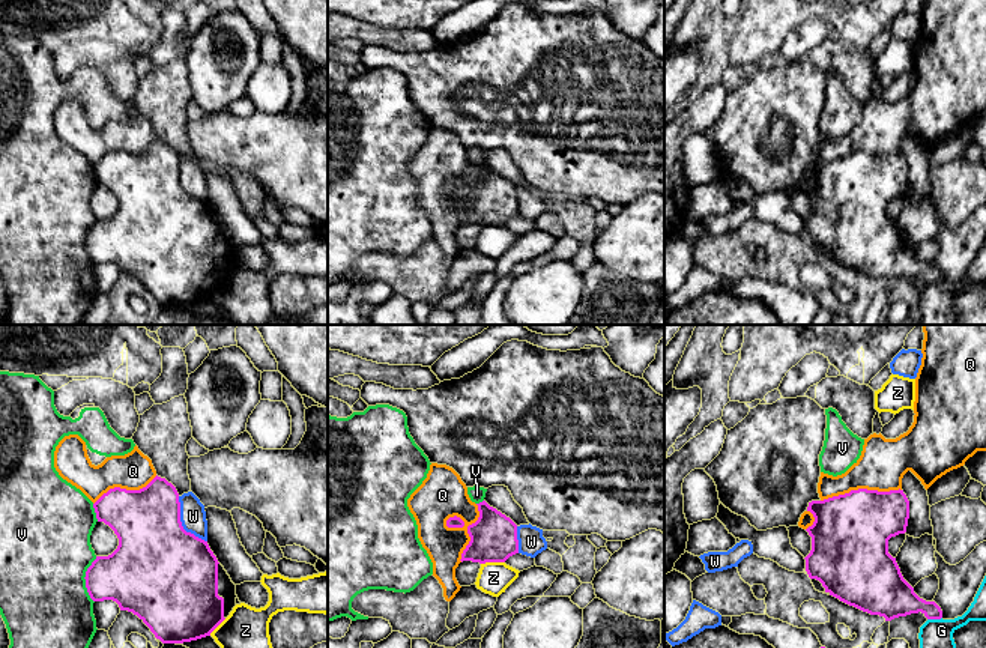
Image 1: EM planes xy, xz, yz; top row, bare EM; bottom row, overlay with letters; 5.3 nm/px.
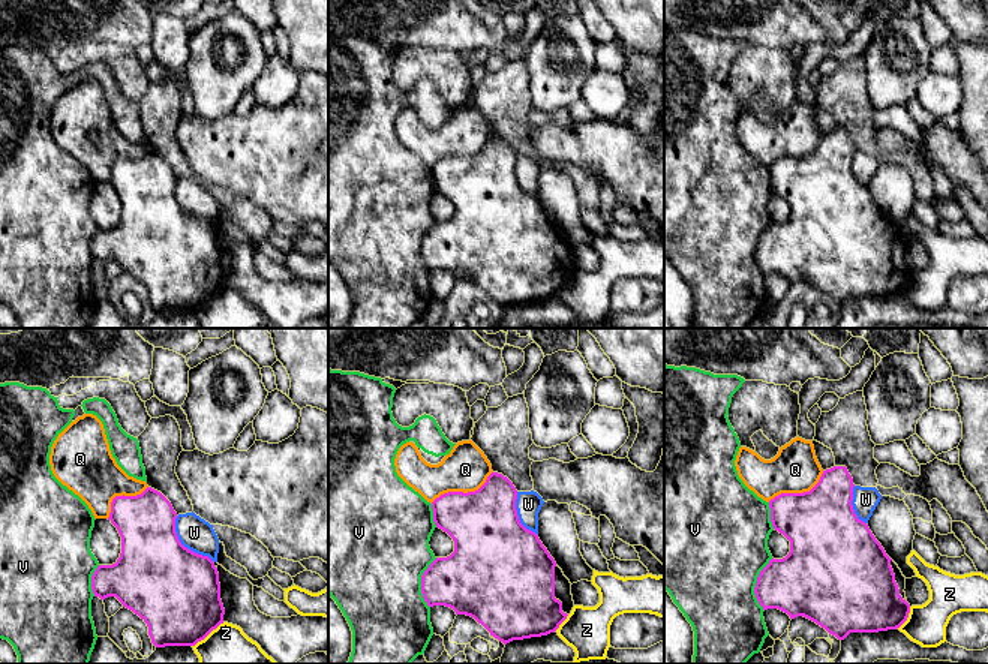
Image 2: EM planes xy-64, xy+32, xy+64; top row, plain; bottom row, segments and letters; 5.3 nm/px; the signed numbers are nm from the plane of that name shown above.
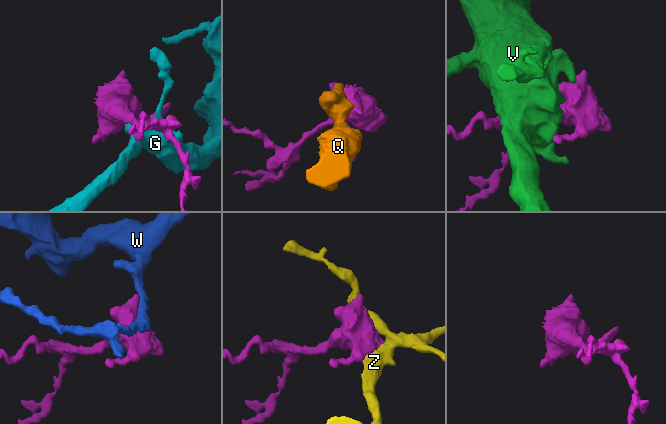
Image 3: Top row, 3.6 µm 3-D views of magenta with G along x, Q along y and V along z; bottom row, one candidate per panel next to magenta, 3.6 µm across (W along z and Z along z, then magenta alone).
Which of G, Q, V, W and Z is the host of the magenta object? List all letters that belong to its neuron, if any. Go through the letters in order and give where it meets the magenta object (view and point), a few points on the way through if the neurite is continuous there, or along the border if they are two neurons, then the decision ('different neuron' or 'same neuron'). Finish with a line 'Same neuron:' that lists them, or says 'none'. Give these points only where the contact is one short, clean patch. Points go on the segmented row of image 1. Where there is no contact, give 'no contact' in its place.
G: contact yz (934, 618); different neuron
Q: contact xz (468, 532); different neuron
V: contact xy (84, 578); different neuron
W: contact xy (181, 523); different neuron
Z: contact xz (492, 561); different neuron
Same neuron: none

